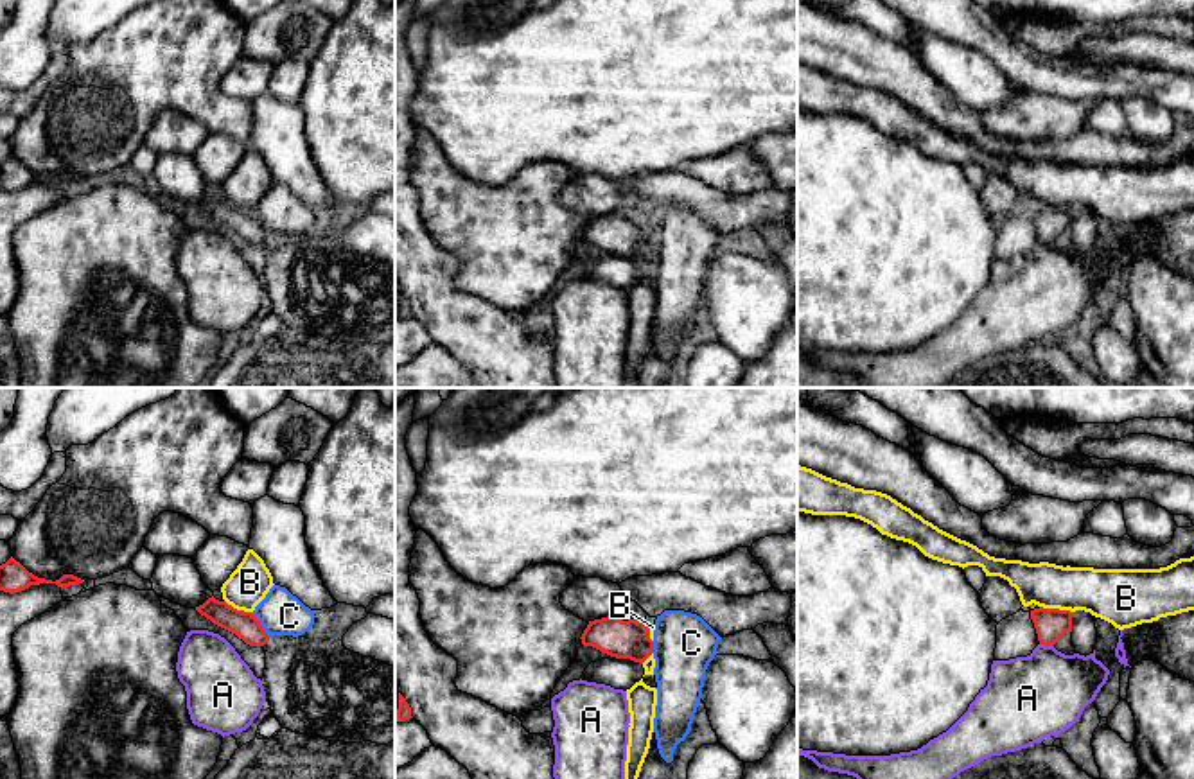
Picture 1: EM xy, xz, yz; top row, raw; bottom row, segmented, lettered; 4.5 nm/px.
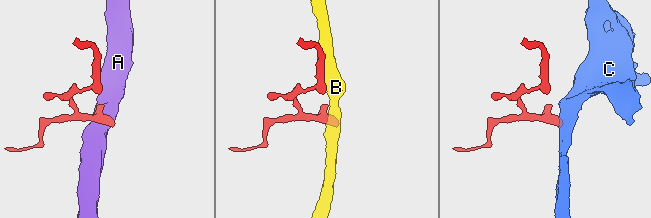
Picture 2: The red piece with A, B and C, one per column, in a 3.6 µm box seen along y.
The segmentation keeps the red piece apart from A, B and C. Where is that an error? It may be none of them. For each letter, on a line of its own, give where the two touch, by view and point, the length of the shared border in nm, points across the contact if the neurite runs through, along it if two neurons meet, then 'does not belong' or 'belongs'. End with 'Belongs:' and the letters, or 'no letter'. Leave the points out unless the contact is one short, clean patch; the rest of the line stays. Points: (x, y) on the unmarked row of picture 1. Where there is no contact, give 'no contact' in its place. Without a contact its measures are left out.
A: contact yz (1047, 243); length 70 nm; border yz (1040, 241), (1053, 245); does not belong
B: contact yz (1056, 207); length 160 nm; border yz (1040, 203), (1072, 210); does not belong
C: contact xy (261, 223); length 140 nm; border xy (250, 210), (270, 234); does not belong
Belongs: no letter

